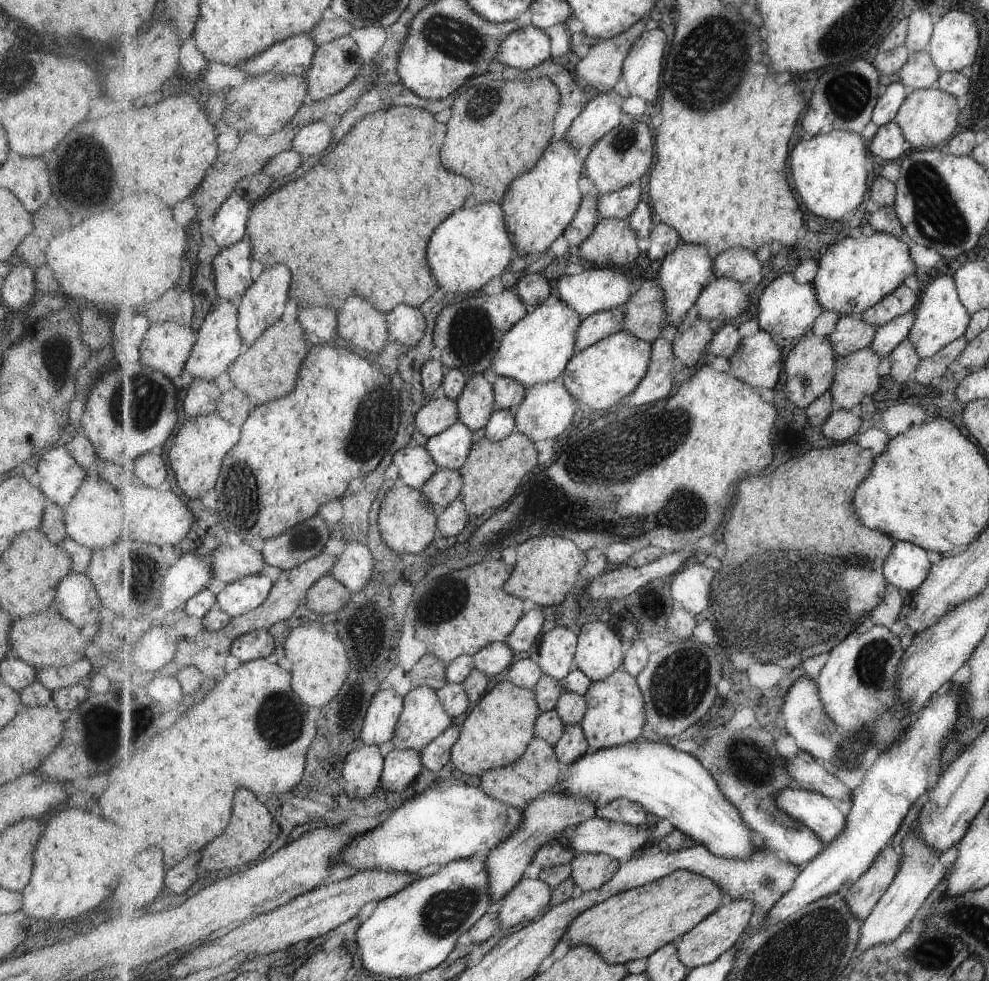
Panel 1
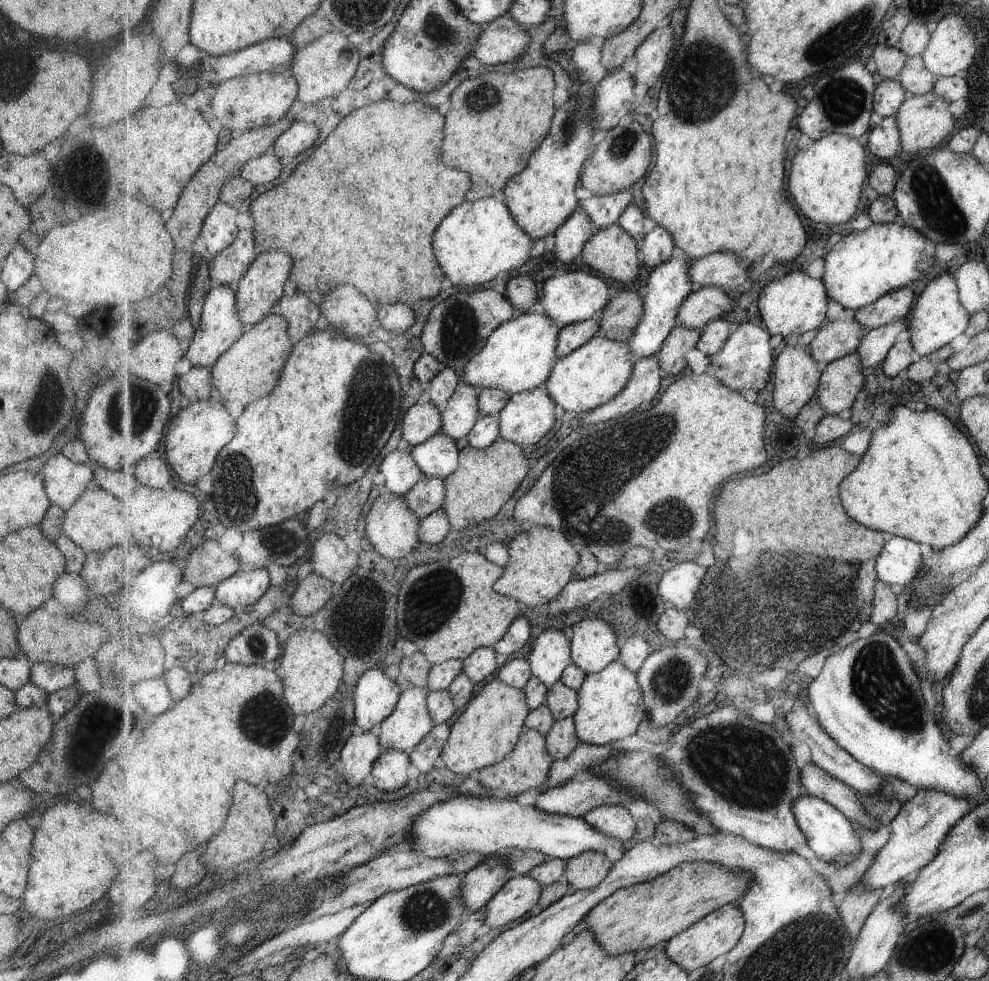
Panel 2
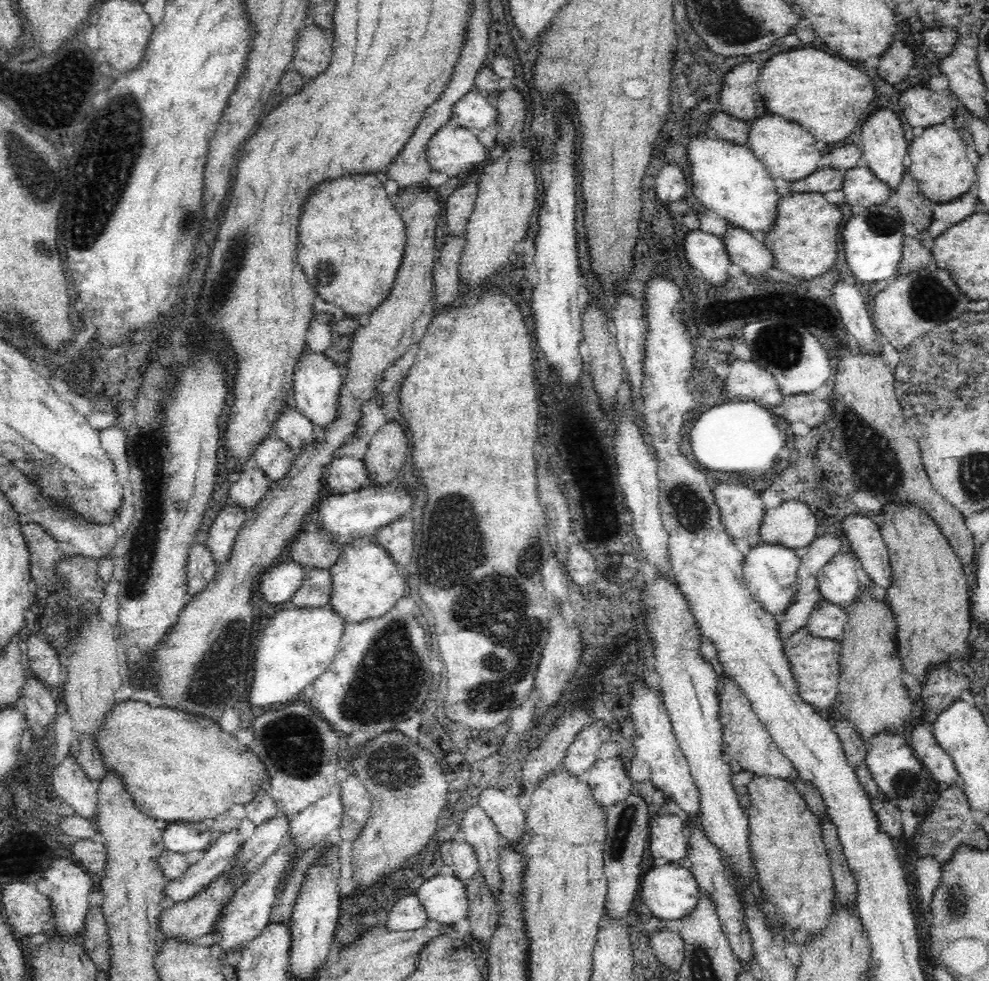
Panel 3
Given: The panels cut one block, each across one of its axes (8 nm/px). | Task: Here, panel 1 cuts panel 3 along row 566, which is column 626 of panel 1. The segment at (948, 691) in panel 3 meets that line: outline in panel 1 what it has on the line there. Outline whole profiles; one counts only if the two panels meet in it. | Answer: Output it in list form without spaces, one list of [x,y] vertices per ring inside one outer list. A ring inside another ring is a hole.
[[[679,869],[654,883],[613,896],[583,912],[571,924],[565,942],[572,946],[587,944],[595,948],[609,964],[625,964],[639,958],[649,958],[660,948],[675,940],[681,940],[705,917],[723,906],[723,889],[713,880],[685,869]]]

